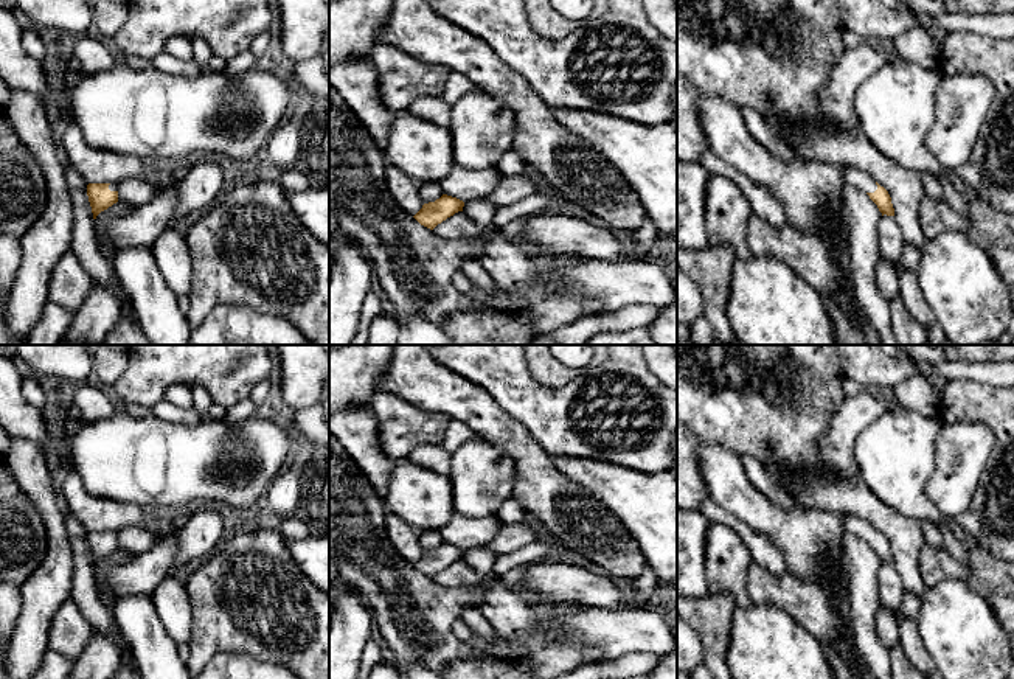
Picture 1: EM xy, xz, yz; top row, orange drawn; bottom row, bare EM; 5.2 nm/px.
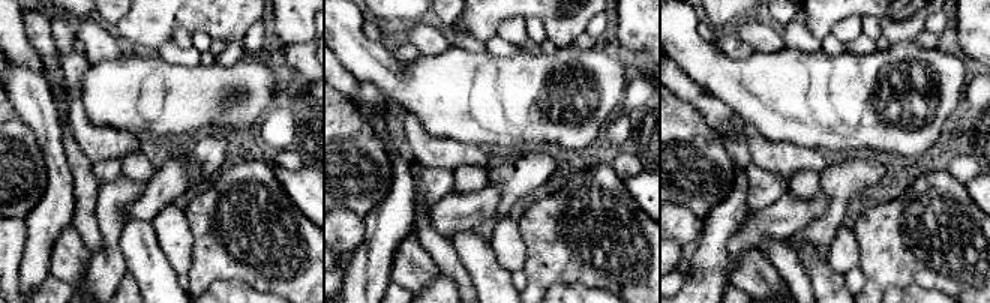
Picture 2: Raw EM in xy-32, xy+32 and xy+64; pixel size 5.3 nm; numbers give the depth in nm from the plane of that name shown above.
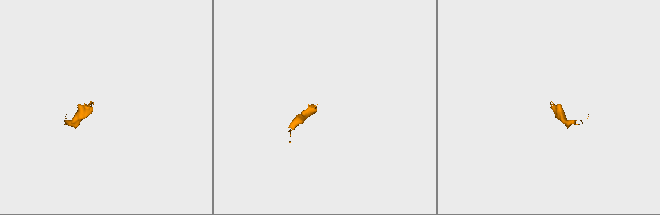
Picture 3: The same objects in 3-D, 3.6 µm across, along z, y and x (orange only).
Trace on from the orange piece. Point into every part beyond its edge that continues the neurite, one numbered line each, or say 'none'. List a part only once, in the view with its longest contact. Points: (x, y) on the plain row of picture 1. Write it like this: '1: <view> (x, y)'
1: yz (851, 524)

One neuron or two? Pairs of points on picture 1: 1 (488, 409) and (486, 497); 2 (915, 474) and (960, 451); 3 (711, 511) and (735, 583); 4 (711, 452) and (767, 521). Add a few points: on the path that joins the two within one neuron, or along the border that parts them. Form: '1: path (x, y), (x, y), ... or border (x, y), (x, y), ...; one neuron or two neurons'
1: border (475, 435), (499, 445), (513, 460), (514, 466); two neurons
2: border (940, 429), (935, 466), (926, 485), (930, 501); two neurons
3: border (711, 522), (730, 525), (746, 546); two neurons
4: path (721, 470), (724, 477), (750, 504); one neuron

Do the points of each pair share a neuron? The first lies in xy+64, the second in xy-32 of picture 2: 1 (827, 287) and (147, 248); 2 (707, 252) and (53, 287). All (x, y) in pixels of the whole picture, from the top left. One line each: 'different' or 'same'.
1: same
2: different

